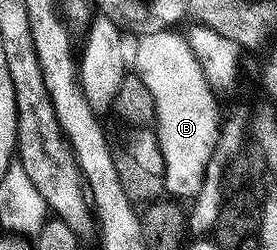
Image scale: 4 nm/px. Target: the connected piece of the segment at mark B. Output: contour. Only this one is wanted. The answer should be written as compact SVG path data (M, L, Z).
M169 29L140 34L136 42L133 70L141 84L149 88L149 96L153 96L155 132L165 160L164 191L175 200L194 199L203 187L221 125L216 91L207 83L201 64L182 33Z

